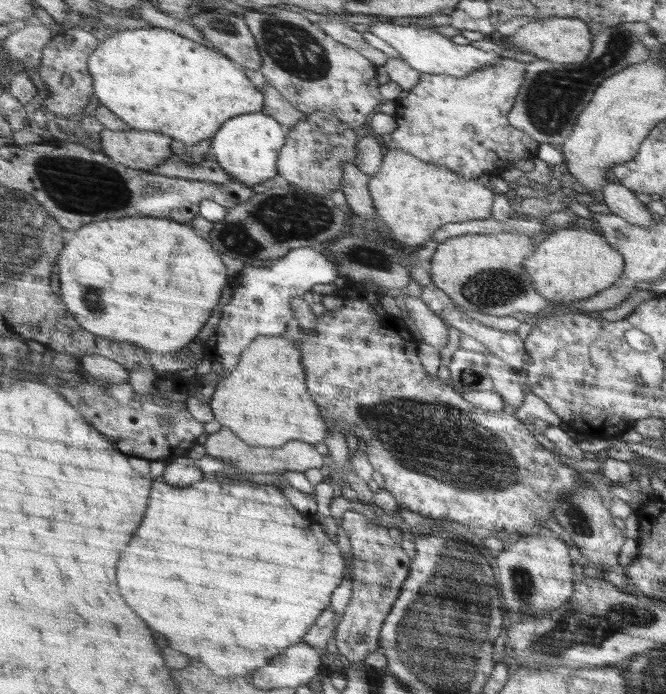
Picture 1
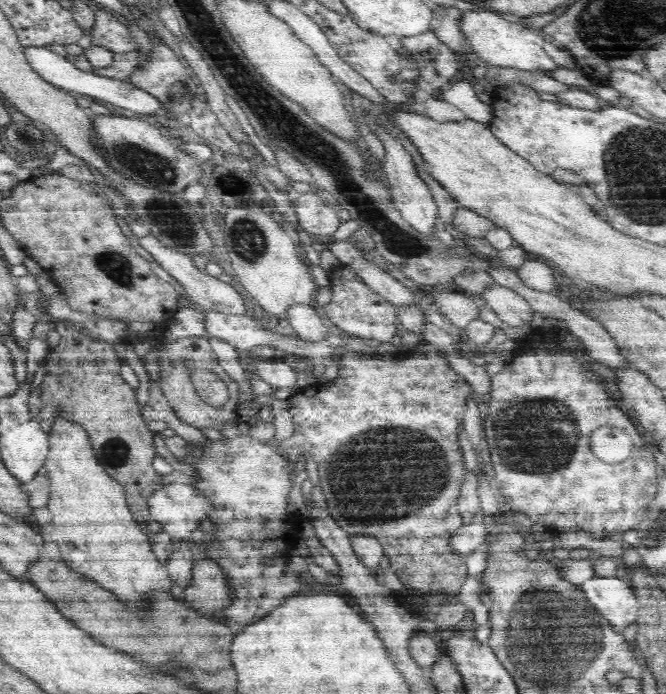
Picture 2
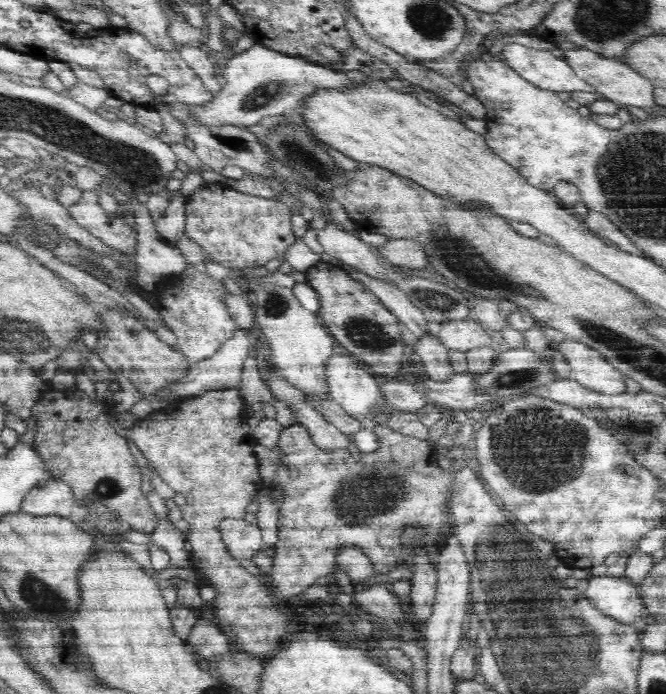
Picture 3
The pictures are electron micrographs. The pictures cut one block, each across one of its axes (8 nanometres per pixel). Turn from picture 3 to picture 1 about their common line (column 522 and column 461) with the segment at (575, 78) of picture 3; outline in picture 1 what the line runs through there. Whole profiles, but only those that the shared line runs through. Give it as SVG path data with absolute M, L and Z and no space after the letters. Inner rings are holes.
M373 22L369 24L372 34L382 38L395 48L414 70L428 74L448 74L456 78L464 78L483 66L495 64L499 60L498 50L485 51L470 44L457 45L450 38L444 37L432 28L420 28L415 24L408 26L390 24L389 22Z

